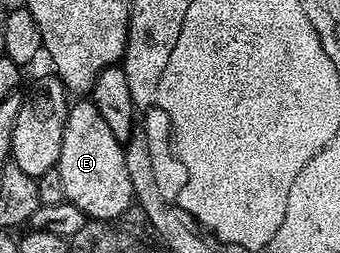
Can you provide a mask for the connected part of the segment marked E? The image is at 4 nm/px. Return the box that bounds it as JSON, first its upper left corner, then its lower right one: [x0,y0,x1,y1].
[56,101,135,221]

